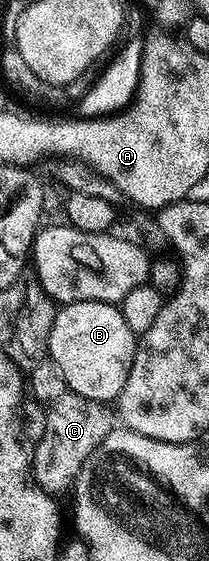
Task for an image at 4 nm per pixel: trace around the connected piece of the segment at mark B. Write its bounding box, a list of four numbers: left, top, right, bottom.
[48,301,137,403]

